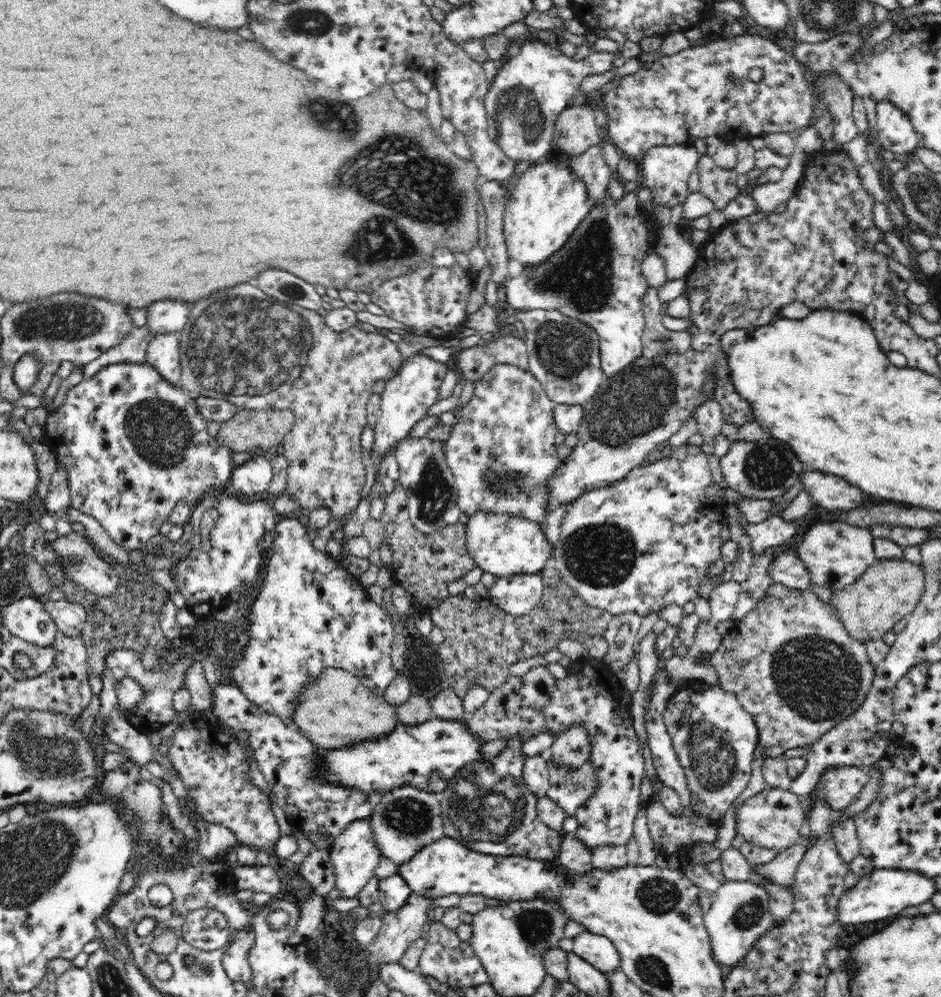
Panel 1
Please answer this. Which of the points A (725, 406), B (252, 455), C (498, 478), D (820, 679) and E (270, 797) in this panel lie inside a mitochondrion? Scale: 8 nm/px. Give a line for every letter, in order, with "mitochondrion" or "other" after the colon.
A: other
B: other
C: mitochondrion
D: mitochondrion
E: other

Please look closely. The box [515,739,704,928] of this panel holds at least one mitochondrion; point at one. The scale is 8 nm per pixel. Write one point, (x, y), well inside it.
(659, 896)

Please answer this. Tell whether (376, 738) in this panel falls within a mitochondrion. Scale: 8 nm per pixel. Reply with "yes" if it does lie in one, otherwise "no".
no

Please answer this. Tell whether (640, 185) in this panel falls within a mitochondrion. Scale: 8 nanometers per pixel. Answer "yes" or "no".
no

